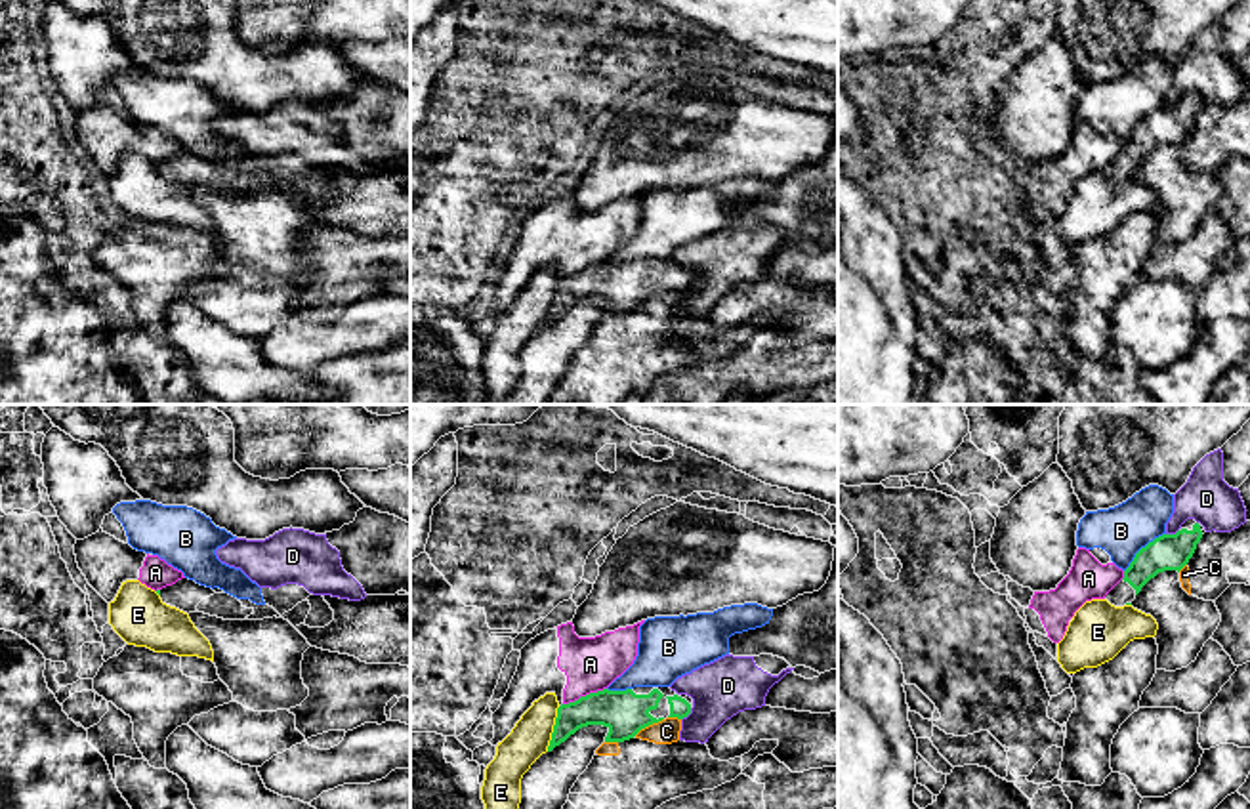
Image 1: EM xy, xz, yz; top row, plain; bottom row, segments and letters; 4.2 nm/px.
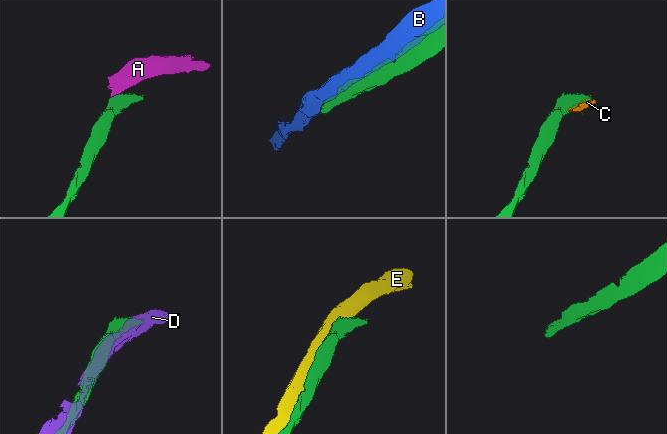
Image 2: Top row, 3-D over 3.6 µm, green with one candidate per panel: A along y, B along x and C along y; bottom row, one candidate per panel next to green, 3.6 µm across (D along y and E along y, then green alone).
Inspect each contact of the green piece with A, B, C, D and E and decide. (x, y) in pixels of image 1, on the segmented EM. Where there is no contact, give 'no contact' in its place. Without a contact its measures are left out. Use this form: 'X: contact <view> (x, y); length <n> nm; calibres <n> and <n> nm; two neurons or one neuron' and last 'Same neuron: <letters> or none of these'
A: contact xz (586, 695); length 200 nm; calibres 190 and 220 nm; two neurons
B: contact yz (1142, 548); length 240 nm; calibres 160 and 220 nm; two neurons
C: contact xz (647, 726); length 150 nm; calibres 190 and 110 nm; two neurons
D: contact xz (687, 714); length 70 nm; calibres 90 and 240 nm; two neurons
E: contact xz (554, 729); length 200 nm; calibres 160 and 170 nm; two neurons
Same neuron: none of these

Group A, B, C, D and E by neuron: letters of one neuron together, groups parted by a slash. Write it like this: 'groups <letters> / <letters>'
groups A / B / C / D / E

